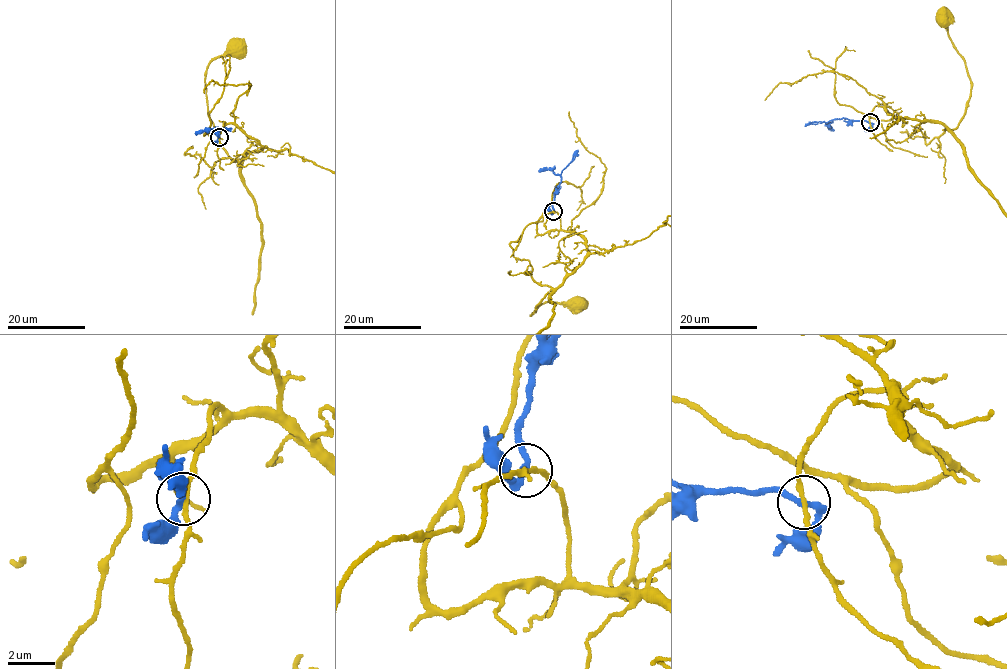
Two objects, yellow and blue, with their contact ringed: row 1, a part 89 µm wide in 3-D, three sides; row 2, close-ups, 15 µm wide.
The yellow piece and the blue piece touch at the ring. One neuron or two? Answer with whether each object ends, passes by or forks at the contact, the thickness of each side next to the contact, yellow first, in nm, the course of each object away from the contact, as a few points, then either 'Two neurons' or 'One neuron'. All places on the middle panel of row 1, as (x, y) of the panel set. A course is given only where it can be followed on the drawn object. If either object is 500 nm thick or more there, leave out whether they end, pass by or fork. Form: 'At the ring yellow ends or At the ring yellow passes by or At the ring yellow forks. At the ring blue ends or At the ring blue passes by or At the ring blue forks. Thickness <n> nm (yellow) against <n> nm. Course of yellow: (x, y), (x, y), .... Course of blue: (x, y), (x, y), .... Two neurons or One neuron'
At the ring yellow passes by. At the ring blue passes by. Thickness 190 nm (yellow) against 260 nm. Course of yellow: (554, 212), (561, 229), (575, 231), (585, 241), (587, 257), (531, 314), (548, 302), (577, 298), (578, 303). Course of blue: (554, 212), (552, 202), (561, 173), (578, 149). Two neurons

